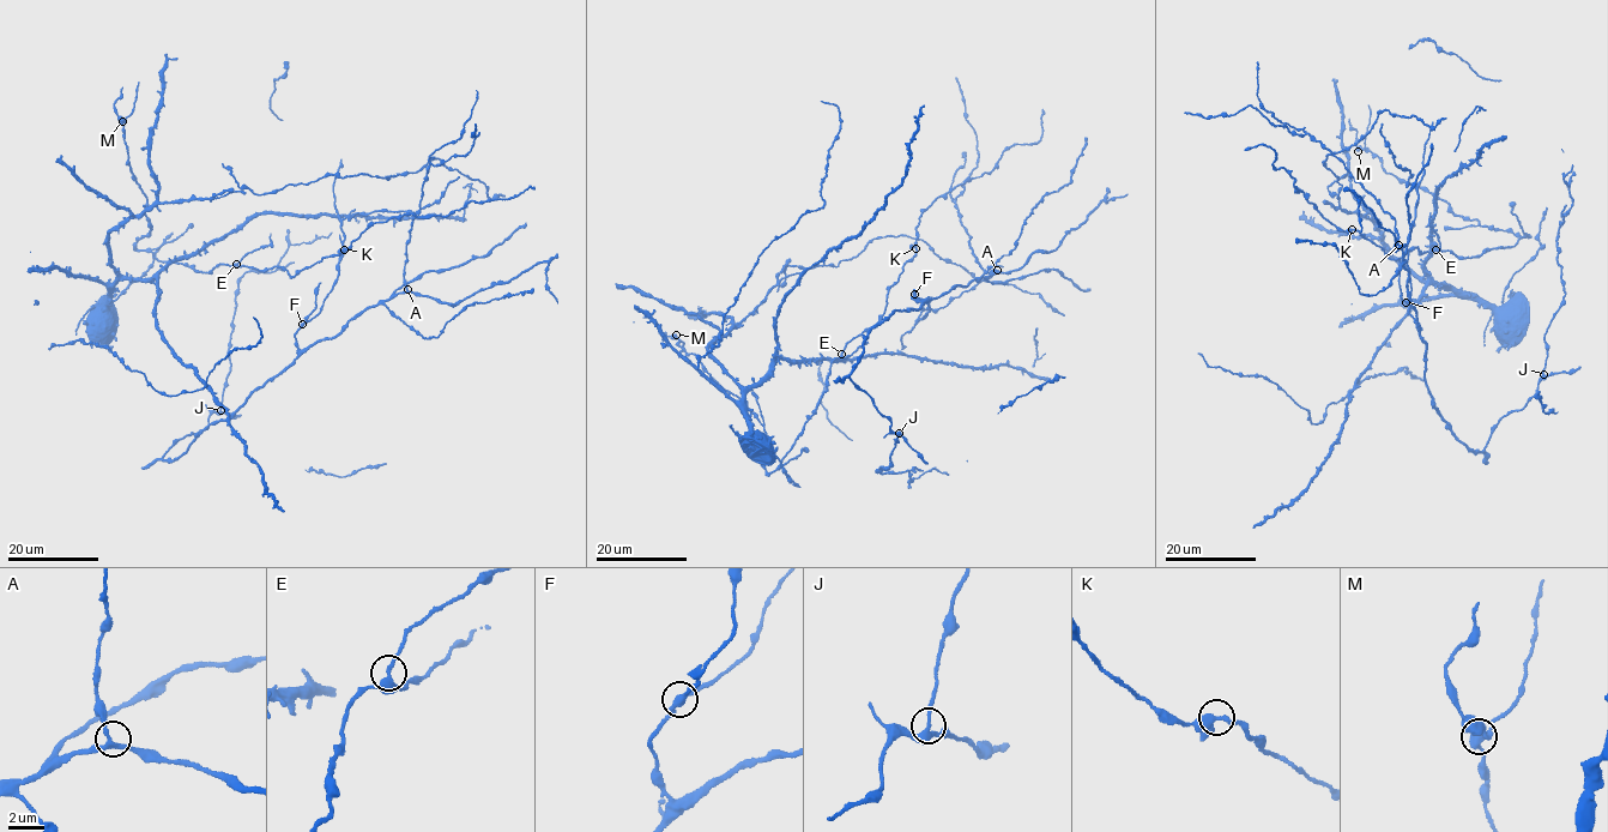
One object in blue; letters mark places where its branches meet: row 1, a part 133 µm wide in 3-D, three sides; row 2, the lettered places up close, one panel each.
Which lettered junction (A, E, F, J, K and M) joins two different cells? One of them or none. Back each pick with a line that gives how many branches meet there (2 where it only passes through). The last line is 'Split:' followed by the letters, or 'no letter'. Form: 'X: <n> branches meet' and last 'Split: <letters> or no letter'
Split: no letter

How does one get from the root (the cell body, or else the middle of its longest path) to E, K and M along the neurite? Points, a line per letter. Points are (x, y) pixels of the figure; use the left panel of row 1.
E: (358, 174), (152, 204), (108, 234), (118, 278), (104, 305), (149, 269), (150, 249), (203, 272), (236, 264)
K: (358, 174), (152, 204), (108, 234), (118, 278), (104, 305), (150, 249), (203, 272), (290, 277), (343, 249)
M: (358, 174), (152, 204), (108, 234), (118, 278), (106, 306), (153, 255), (134, 246), (151, 227), (122, 121)

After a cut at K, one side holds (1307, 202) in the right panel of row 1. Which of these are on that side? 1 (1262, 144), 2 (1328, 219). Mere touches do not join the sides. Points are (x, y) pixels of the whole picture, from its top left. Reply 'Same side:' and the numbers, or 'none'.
Same side: 1, 2

